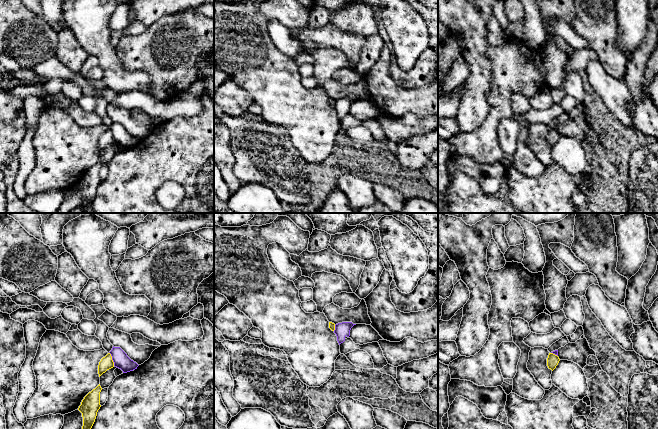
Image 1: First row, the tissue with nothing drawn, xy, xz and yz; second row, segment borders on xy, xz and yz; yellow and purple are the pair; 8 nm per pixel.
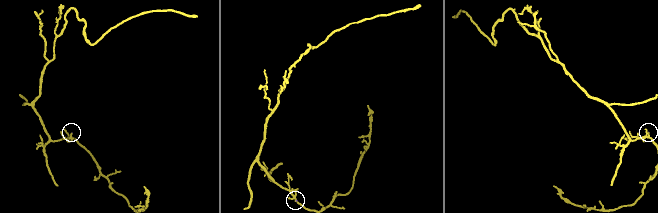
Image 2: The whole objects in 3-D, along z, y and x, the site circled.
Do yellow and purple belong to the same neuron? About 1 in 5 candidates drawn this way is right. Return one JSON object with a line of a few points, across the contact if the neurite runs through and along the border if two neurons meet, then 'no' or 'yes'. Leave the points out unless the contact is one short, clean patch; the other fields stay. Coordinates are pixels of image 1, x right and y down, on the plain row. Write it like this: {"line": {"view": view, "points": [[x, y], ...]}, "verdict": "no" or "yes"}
{"line": {"view": "xy", "points": [[109, 128], [114, 141]]}, "verdict": "no"}

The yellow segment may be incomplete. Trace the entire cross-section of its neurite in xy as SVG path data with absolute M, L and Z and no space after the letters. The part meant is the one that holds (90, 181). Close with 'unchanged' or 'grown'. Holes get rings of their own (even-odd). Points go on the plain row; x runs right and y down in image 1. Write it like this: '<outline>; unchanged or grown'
M100 160L89 168L81 178L78 186L82 189L83 202L82 208L86 213L92 213L91 204L95 198L97 188L100 185L100 168L102 164Z; unchanged

